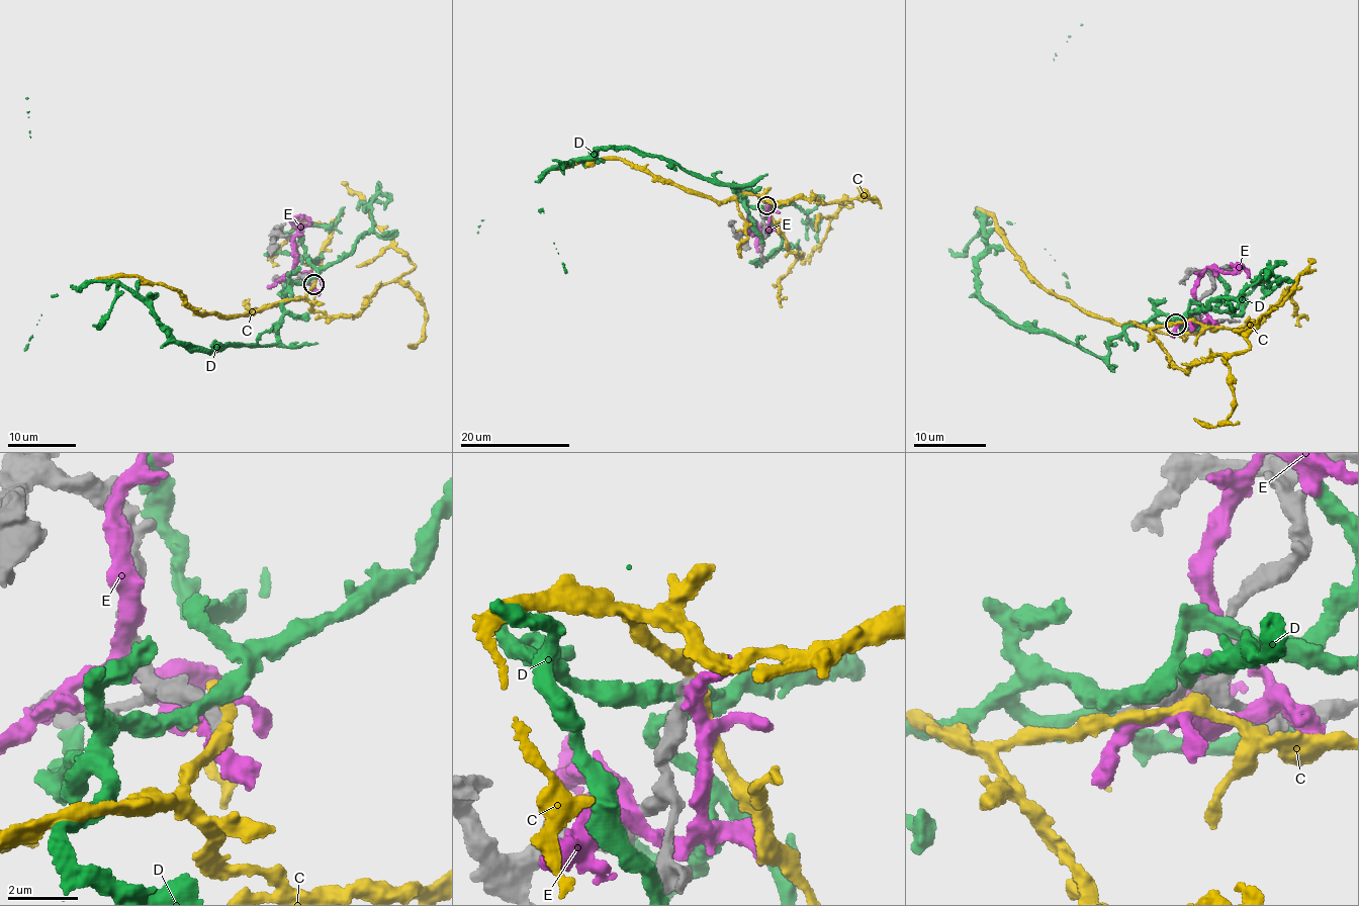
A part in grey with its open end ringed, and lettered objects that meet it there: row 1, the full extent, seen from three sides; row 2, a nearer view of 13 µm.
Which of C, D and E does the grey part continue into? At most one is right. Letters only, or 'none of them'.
none of them

